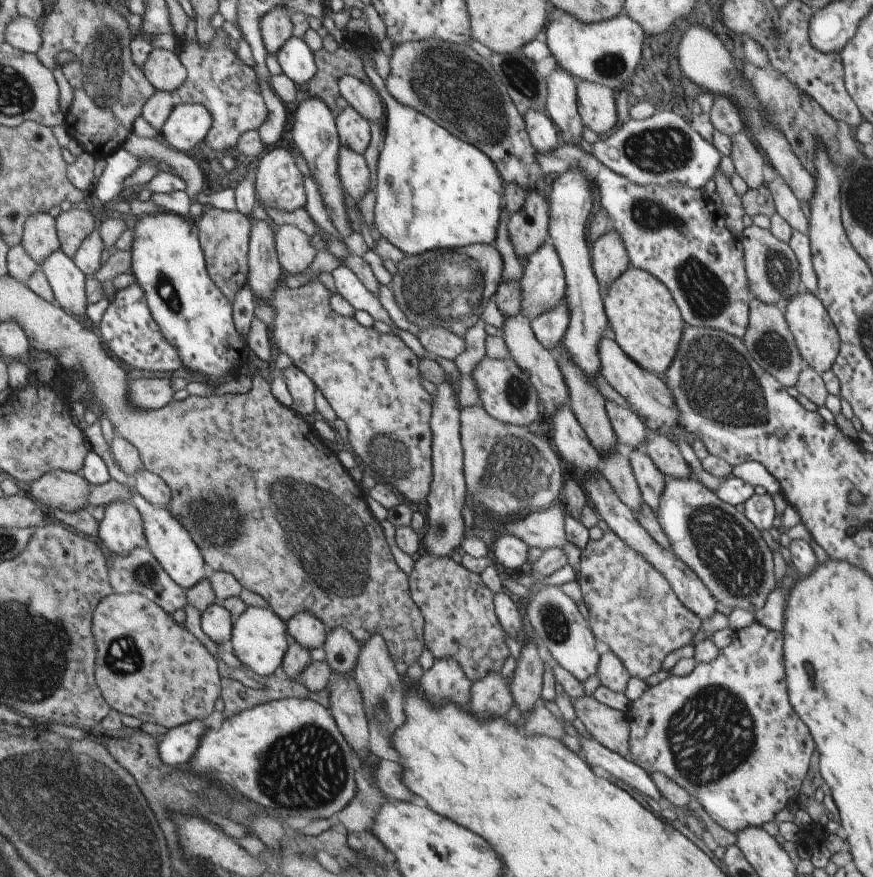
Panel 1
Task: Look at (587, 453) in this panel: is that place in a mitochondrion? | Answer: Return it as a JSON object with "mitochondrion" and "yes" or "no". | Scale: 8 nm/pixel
{"mitochondrion":"no"}

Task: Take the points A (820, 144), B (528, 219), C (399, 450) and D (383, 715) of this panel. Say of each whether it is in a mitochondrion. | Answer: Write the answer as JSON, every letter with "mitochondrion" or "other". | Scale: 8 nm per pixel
{"A":"other","B":"other","C":"mitochondrion","D":"mitochondrion"}

